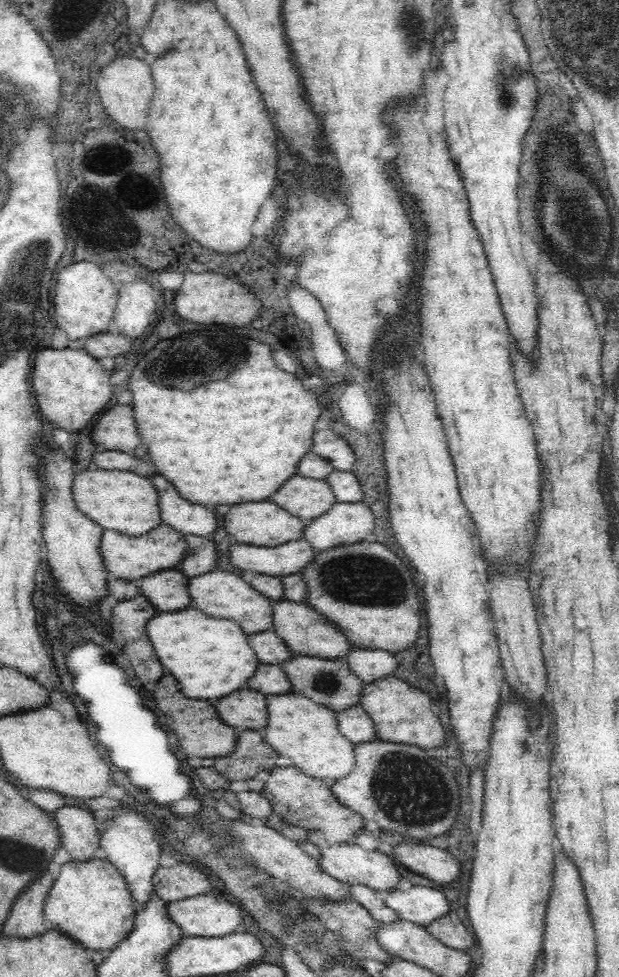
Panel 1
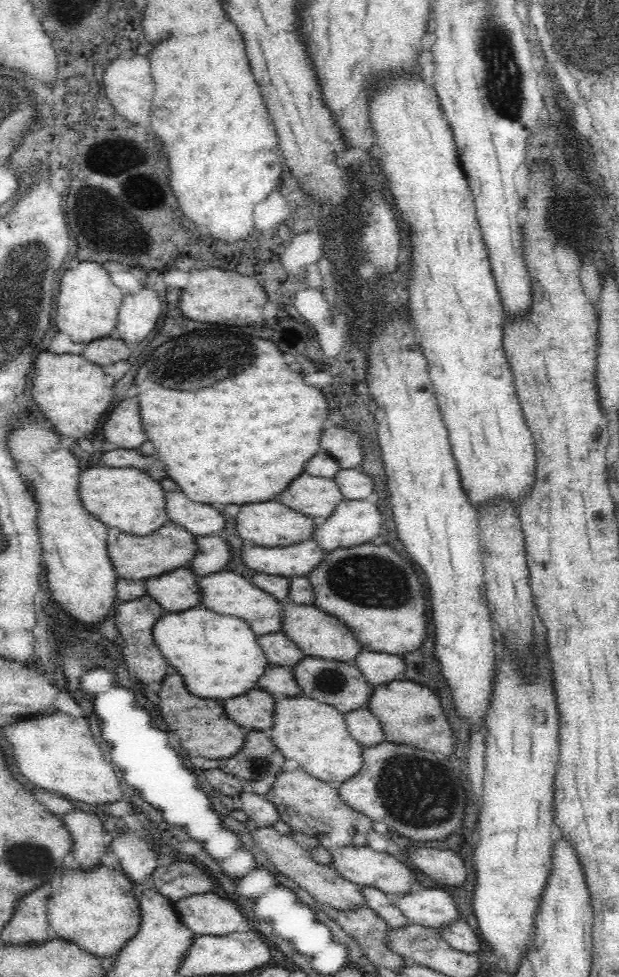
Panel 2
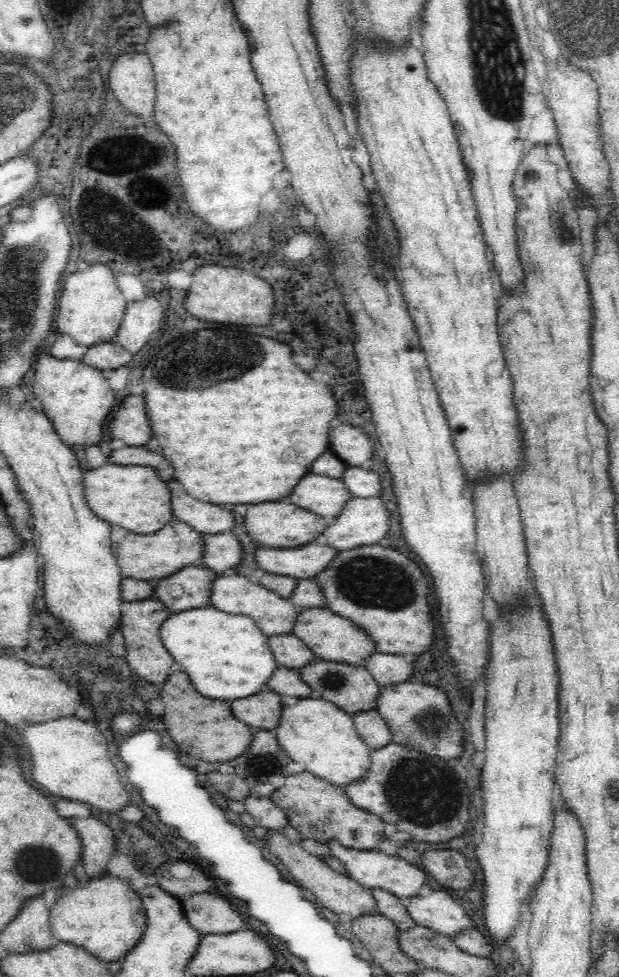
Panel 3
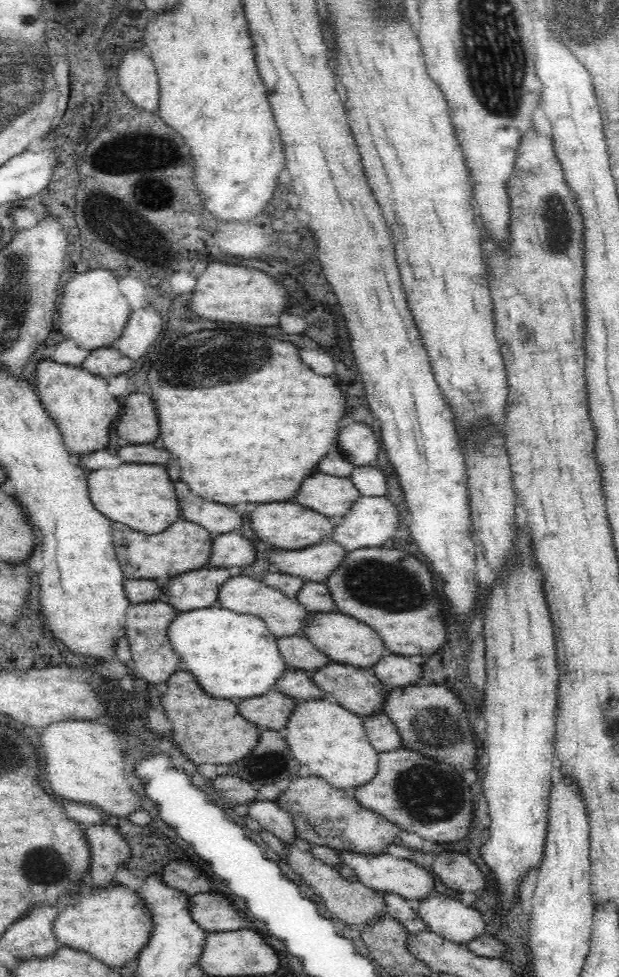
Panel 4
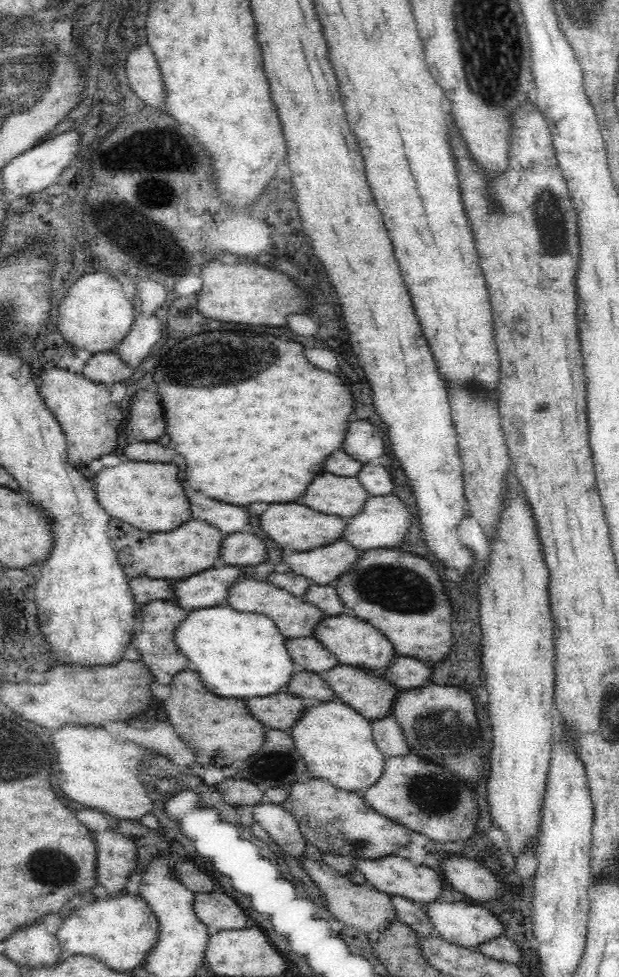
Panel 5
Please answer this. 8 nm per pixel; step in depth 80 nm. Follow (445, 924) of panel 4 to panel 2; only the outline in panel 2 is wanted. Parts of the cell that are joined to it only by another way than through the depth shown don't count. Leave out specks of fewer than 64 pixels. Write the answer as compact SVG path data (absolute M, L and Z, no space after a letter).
M423 888L406 894L388 893L388 897L408 921L420 926L436 929L460 918L450 894L438 888Z

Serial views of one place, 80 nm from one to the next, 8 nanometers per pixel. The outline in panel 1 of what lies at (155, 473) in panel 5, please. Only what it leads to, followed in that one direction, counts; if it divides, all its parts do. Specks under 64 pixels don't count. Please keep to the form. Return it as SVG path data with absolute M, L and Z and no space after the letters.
M84 470L75 473L72 482L72 499L78 511L88 519L100 524L104 531L108 528L123 535L142 536L160 524L158 516L158 494L150 486L150 480L136 476L132 472L118 470Z

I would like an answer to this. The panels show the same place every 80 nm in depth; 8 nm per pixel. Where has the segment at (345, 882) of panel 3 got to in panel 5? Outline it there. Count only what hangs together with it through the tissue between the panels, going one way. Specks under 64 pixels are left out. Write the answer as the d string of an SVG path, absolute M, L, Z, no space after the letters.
M307 854L300 856L298 861L300 861L300 867L306 871L306 875L322 891L330 914L344 924L360 928L367 933L372 932L372 930L382 930L390 920L397 920L389 894L377 891L368 884L352 884L346 875L334 870L322 860L312 859Z

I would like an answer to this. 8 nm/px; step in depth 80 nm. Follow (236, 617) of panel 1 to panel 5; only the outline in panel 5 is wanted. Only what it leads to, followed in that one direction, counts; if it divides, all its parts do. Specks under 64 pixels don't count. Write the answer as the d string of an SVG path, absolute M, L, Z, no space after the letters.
M242 576L230 584L224 598L224 604L230 605L238 612L253 612L266 615L274 622L274 626L286 639L294 637L312 637L314 626L325 614L320 609L307 603L302 597L295 597L283 588L278 588L266 581L259 581L253 577Z

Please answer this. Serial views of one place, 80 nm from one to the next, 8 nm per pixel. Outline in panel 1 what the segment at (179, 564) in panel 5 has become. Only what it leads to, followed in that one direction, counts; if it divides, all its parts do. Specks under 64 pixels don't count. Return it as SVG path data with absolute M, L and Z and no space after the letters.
M162 522L142 536L123 535L120 531L110 529L102 532L98 551L102 555L102 563L109 576L134 581L142 576L148 576L151 572L175 568L186 554L186 541L183 535Z

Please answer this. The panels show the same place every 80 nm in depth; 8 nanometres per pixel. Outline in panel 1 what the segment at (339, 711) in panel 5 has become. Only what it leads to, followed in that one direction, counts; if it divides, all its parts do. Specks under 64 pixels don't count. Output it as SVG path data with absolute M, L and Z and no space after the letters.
M294 692L266 695L266 726L262 730L264 742L280 756L292 759L292 765L308 776L334 781L346 776L355 764L354 744L338 729L334 711L316 704Z

